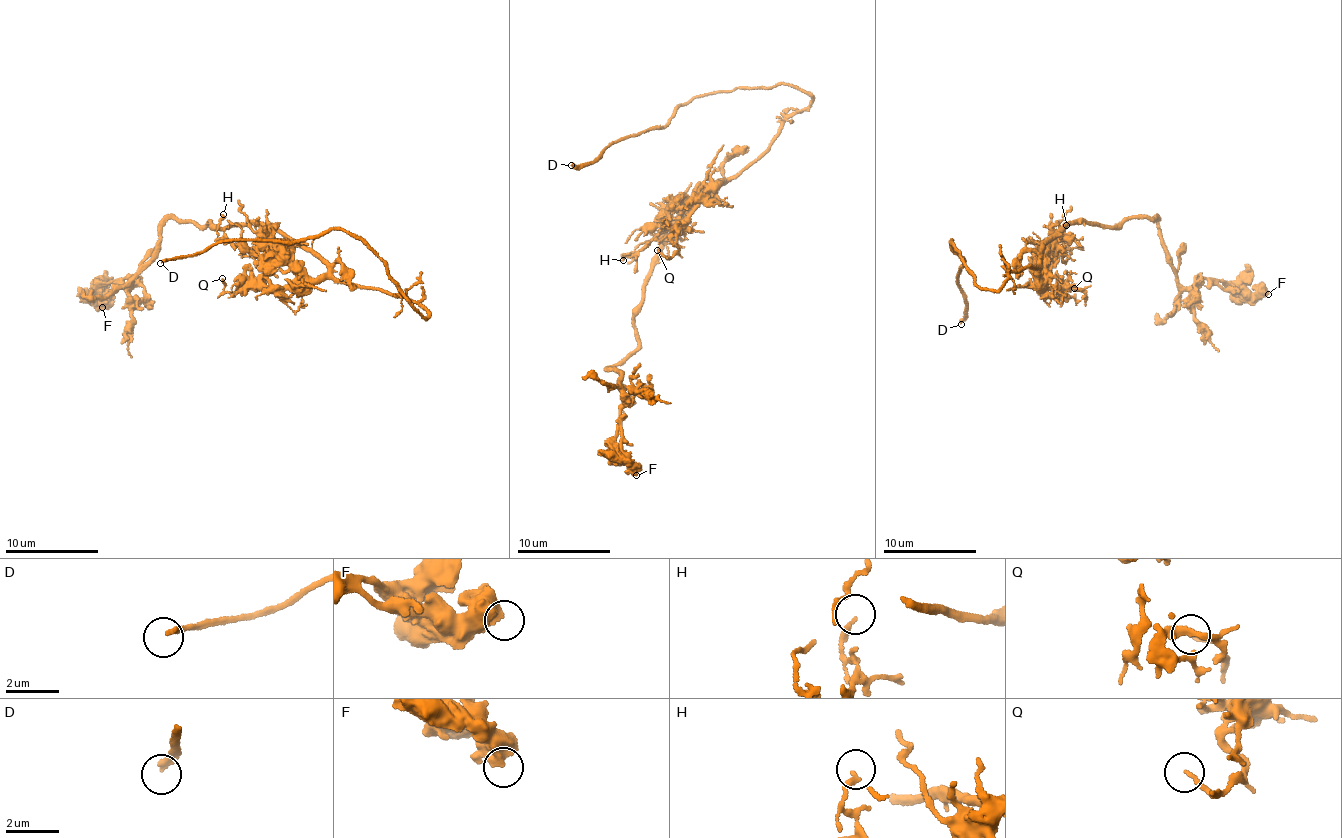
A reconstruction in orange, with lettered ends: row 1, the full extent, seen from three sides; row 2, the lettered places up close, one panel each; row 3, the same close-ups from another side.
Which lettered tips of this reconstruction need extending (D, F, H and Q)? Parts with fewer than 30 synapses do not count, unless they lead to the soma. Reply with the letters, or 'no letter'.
D

